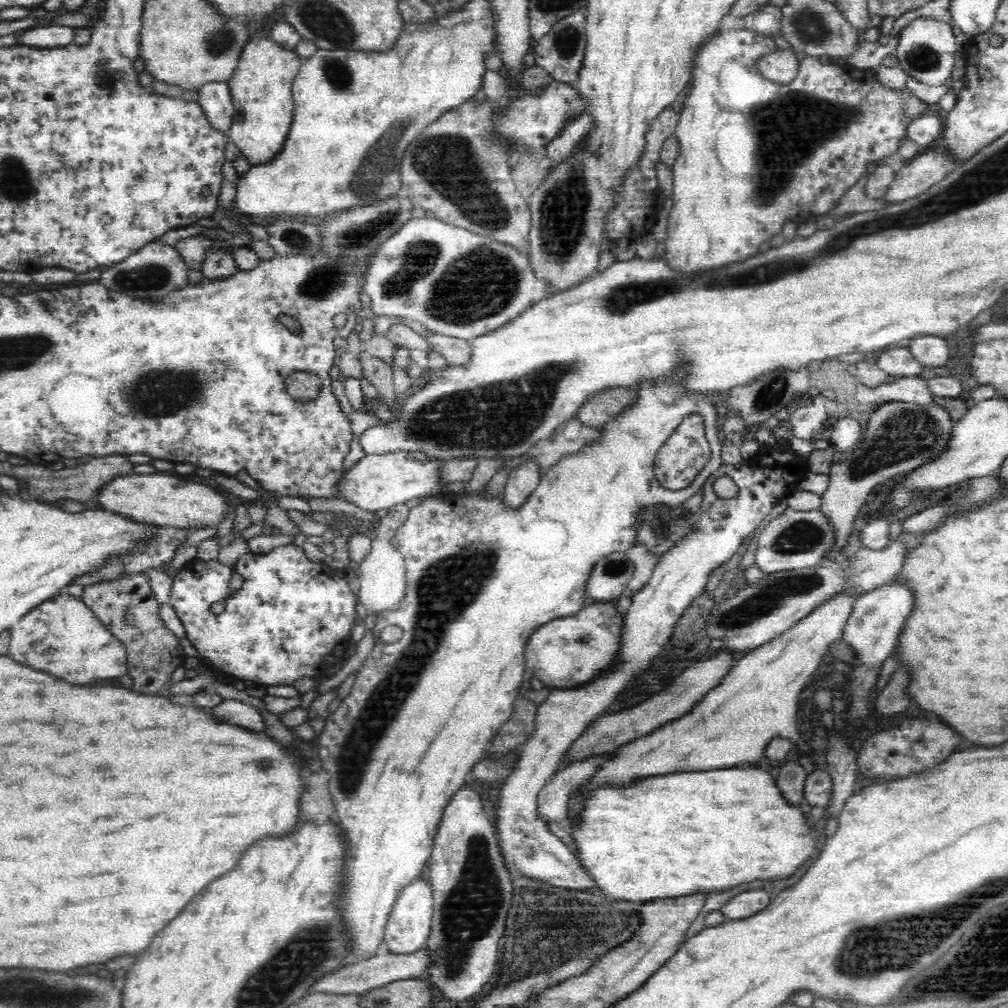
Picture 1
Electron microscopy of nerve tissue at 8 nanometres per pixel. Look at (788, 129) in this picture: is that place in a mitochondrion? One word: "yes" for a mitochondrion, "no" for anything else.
yes

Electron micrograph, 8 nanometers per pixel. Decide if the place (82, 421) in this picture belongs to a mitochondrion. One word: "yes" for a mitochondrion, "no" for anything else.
no

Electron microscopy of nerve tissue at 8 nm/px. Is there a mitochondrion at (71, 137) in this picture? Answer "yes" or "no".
no

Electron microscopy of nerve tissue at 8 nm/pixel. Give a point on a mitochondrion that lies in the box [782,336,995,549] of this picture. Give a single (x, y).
(901, 435)

